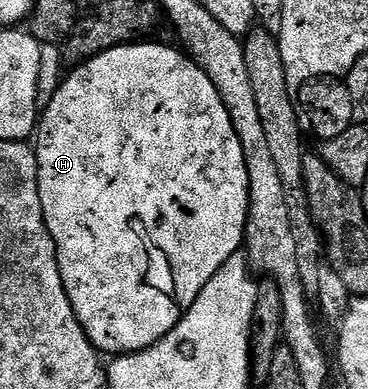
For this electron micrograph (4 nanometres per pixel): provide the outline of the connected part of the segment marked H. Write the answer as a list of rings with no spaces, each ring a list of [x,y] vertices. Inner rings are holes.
[[[141,40],[103,50],[98,56],[83,62],[69,73],[72,74],[69,78],[67,75],[61,81],[50,104],[43,107],[34,131],[38,192],[46,228],[56,245],[62,284],[86,336],[104,356],[133,354],[162,340],[162,336],[175,328],[190,304],[198,300],[198,292],[210,284],[218,268],[222,268],[230,256],[241,253],[244,244],[244,229],[248,223],[248,169],[244,149],[234,132],[230,112],[226,112],[226,104],[222,104],[222,96],[218,96],[218,88],[214,88],[210,76],[206,76],[206,72],[202,72],[187,53],[173,46],[159,46],[156,40]]]

